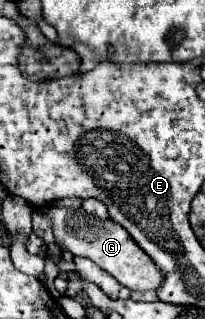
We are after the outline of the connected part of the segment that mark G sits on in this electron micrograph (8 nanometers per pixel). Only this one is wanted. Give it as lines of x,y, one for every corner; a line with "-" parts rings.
51,207
45,215
53,217
55,239
59,239
67,251
71,251
77,257
89,257
127,289
145,291
145,289
161,287
165,275
157,269
153,259
145,251
141,251
141,247
137,247
133,237
123,227
119,227
119,223
115,223
113,219
103,221
97,219
95,215
89,215
83,209
73,209
73,207
61,207
61,209

